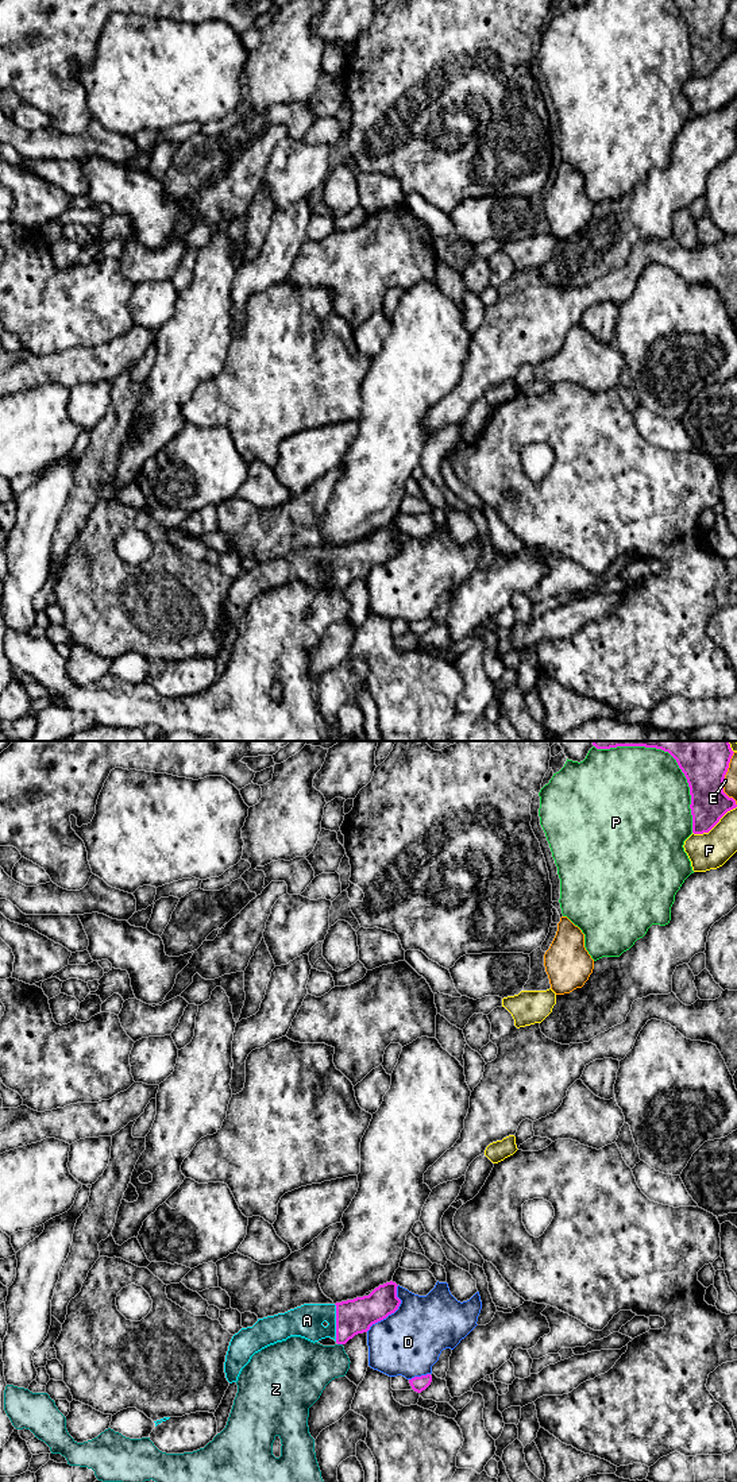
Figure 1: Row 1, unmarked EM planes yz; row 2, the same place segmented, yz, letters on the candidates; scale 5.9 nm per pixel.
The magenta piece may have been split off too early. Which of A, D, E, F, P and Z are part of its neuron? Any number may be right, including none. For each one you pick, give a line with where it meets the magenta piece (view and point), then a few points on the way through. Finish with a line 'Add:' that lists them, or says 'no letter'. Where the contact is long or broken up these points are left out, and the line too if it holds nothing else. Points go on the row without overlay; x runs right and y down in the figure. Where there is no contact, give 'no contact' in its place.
A: meets magenta in yz at (336, 567); runs through yz (355, 560), (336, 567), (331, 562), (307, 564)
Add: A

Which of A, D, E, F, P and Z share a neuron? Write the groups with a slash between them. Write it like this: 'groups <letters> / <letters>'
groups A / D E / F / P / Z

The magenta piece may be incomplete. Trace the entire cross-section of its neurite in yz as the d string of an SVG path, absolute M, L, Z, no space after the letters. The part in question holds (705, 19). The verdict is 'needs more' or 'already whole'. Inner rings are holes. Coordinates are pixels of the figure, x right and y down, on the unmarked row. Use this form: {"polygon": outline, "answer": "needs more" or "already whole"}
{"polygon": "M672 0L684 18L691 39L692 77L709 77L719 63L736 53L724 36L724 23L732 0Z", "answer": "already whole"}

